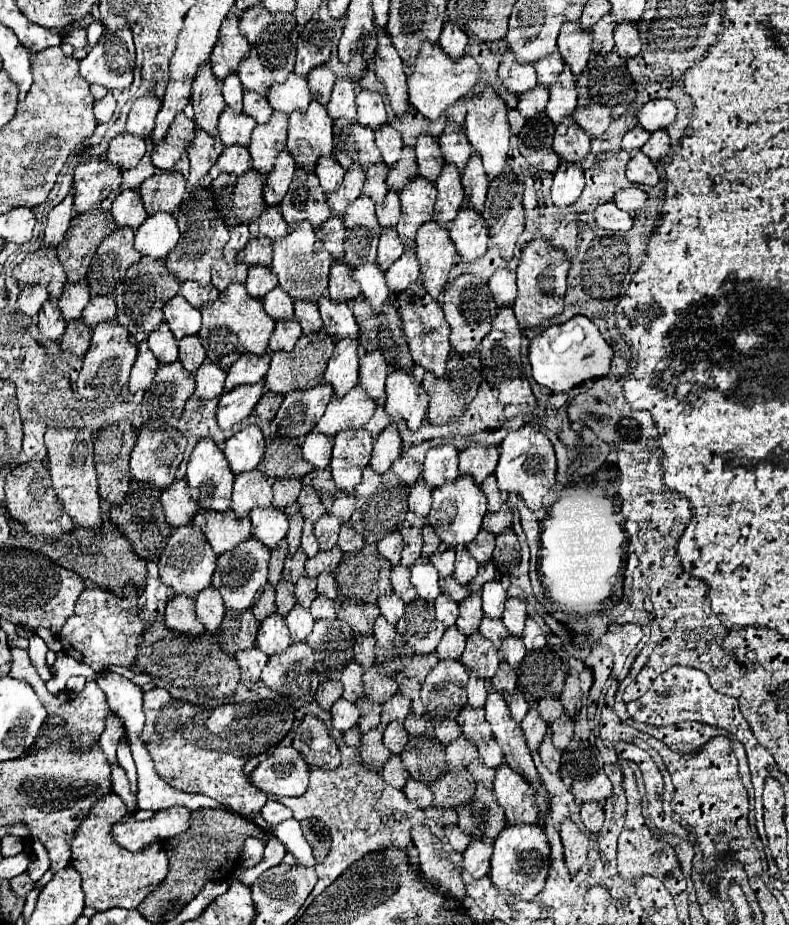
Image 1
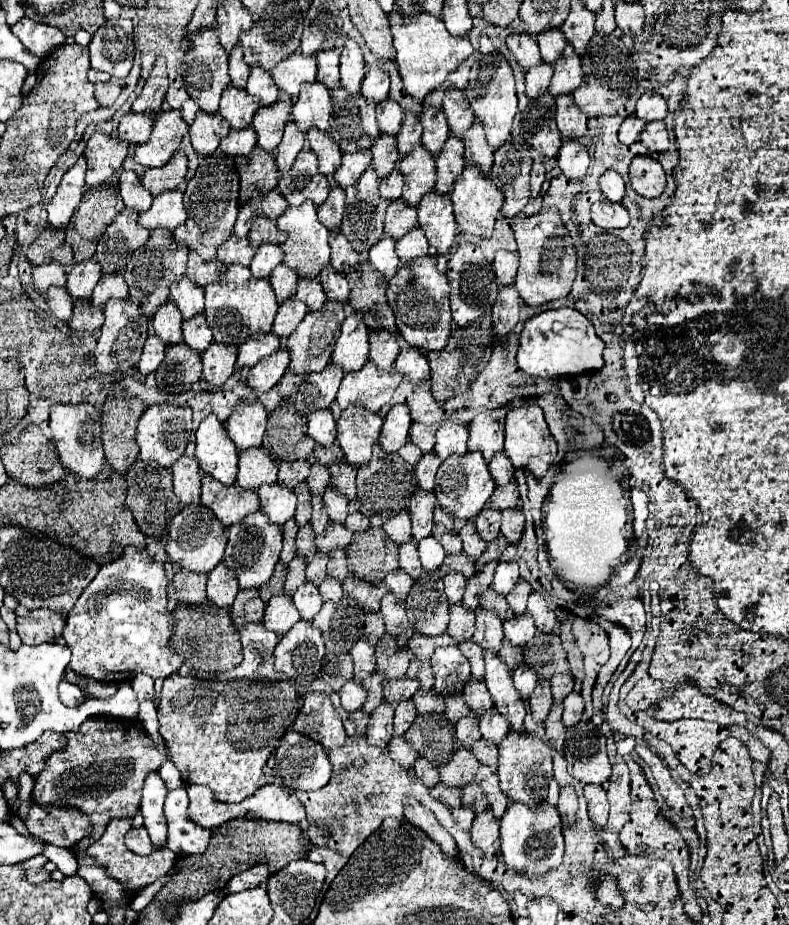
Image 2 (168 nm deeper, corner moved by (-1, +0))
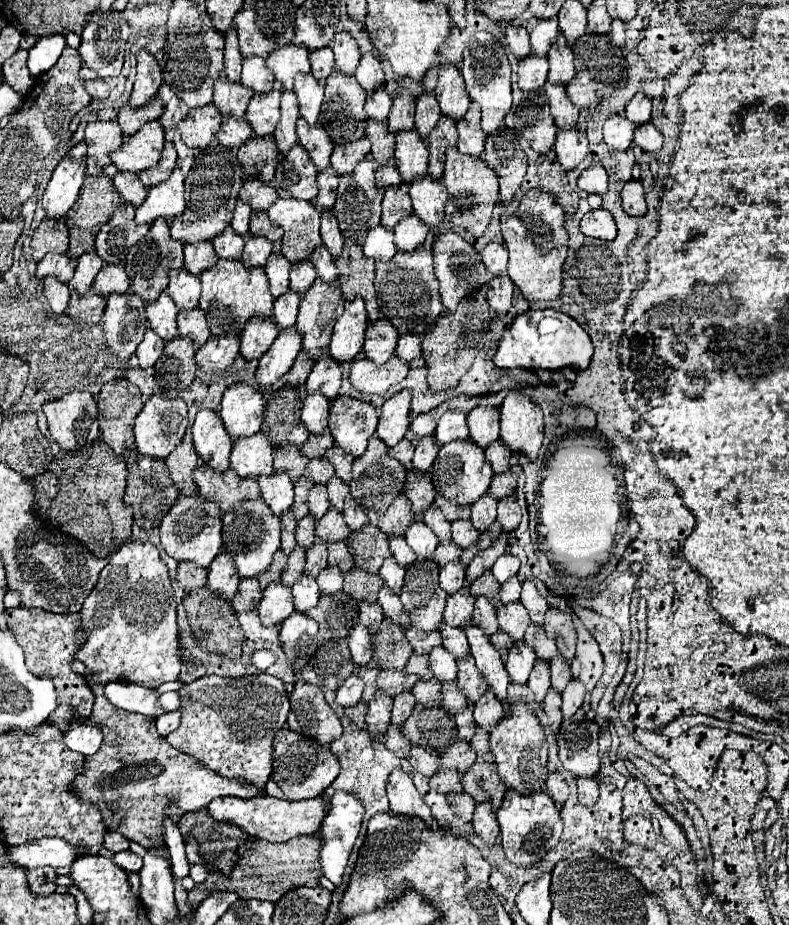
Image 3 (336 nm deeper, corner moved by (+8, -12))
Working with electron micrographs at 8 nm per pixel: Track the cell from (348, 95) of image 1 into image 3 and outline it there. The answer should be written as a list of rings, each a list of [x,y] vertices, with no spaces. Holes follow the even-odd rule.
[[[339,31],[339,33],[335,33],[329,47],[335,53],[335,71],[341,71],[345,77],[351,77],[359,65],[359,59],[361,59],[355,39],[349,33]]]

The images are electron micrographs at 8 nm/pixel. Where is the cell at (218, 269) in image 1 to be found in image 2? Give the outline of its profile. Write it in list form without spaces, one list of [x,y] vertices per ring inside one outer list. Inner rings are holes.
[[[236,235],[226,239],[226,243],[222,243],[222,247],[218,247],[218,259],[224,265],[232,265],[232,263],[250,265],[252,257],[254,257],[254,247],[250,247],[250,241],[238,239]]]

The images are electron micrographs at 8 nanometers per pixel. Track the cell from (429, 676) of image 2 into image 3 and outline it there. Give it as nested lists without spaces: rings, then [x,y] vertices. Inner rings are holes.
[[[411,655],[407,665],[405,665],[405,673],[409,675],[417,675],[417,679],[431,679],[431,667],[429,667],[429,657],[427,655]]]

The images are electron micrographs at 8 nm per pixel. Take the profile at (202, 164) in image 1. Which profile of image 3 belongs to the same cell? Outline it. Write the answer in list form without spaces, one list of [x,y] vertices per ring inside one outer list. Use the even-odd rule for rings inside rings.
[[[199,107],[197,111],[189,111],[189,115],[179,123],[179,133],[183,143],[191,149],[207,149],[211,139],[221,127],[221,115],[217,109]]]

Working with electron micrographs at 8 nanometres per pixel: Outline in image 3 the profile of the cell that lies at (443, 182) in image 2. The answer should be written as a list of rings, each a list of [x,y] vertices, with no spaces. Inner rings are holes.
[[[441,117],[437,127],[427,139],[429,145],[429,175],[439,181],[443,177],[443,167],[445,167],[445,151],[447,147],[457,145],[457,129],[451,119]]]

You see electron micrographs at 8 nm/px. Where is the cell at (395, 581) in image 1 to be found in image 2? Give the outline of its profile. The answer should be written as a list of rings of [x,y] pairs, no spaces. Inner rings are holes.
[[[408,541],[400,545],[400,567],[410,573],[412,577],[420,577],[422,575],[422,565],[418,559],[418,549],[416,549],[416,541]]]

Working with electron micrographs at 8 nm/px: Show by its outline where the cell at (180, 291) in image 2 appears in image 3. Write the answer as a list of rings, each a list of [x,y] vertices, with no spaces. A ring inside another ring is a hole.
[[[185,269],[171,271],[167,295],[175,301],[177,309],[195,309],[199,303],[199,291],[201,291],[199,277],[189,275]]]

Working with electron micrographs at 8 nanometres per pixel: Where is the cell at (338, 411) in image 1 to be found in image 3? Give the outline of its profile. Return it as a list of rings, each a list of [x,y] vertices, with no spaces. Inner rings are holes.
[[[355,359],[351,365],[351,385],[365,395],[385,395],[389,387],[401,383],[407,377],[409,367],[405,363],[397,363],[397,359],[389,359],[389,363],[377,367],[369,363],[369,359]]]

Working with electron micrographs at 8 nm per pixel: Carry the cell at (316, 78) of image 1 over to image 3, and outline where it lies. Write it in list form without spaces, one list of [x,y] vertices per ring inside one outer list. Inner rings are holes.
[[[323,47],[321,51],[311,51],[309,61],[311,61],[313,77],[321,85],[325,85],[327,77],[333,73],[333,51],[331,51],[331,47]]]

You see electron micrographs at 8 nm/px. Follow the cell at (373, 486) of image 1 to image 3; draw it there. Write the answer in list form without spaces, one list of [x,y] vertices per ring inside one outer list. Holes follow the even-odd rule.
[[[373,435],[369,439],[369,447],[365,451],[365,455],[361,459],[355,459],[353,463],[353,479],[351,479],[351,497],[365,509],[365,511],[375,511],[375,513],[383,513],[393,497],[397,497],[403,487],[405,487],[405,477],[407,477],[407,471],[405,467],[391,459],[385,451],[385,445],[379,441],[377,435]]]

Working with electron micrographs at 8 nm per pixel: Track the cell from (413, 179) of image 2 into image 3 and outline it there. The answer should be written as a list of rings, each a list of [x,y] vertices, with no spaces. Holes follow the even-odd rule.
[[[417,131],[397,135],[395,167],[403,179],[403,187],[409,187],[417,177],[427,175],[427,157],[427,143],[417,135]]]

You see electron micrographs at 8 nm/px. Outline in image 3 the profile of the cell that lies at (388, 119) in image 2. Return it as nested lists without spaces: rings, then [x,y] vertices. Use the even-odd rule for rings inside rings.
[[[383,87],[379,91],[373,91],[373,95],[367,97],[367,103],[365,103],[365,111],[369,115],[369,119],[373,121],[379,121],[379,123],[385,123],[389,111],[391,111],[391,97],[383,91]]]

